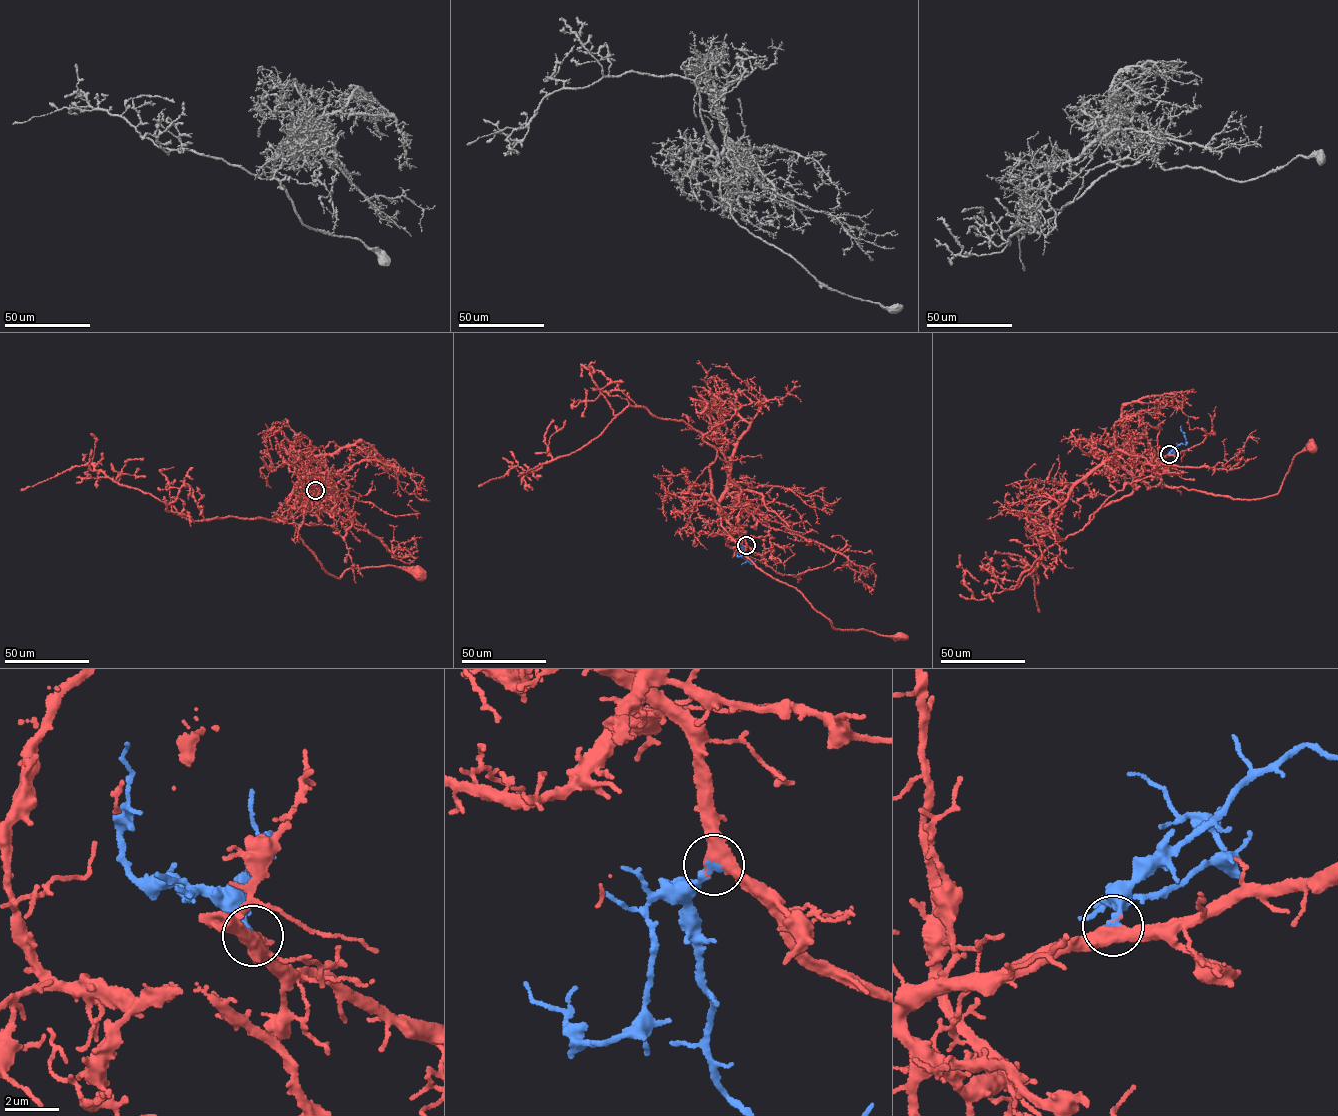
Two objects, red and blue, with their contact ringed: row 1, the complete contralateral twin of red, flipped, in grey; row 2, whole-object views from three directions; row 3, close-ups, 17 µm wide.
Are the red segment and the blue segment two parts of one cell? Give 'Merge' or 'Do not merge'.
Merge

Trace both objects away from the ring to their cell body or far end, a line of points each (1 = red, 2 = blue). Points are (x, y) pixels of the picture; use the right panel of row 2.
1: (1169, 454), (1139, 463), (1132, 472), (1152, 486), (1181, 487), (1242, 500), (1277, 494), (1295, 455), (1311, 446)
2: (1169, 454), (1180, 443), (1186, 442), (1180, 425)

